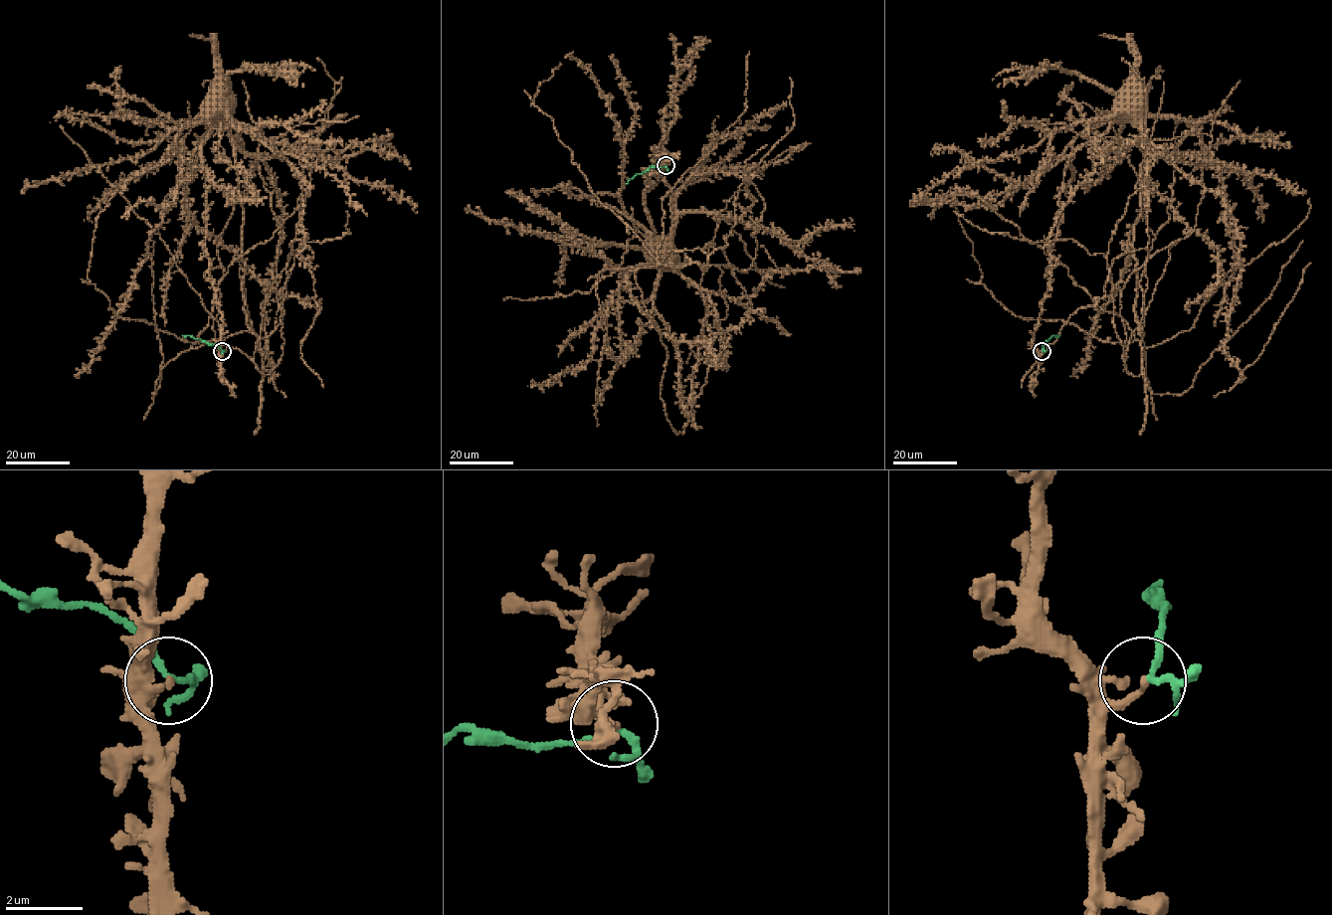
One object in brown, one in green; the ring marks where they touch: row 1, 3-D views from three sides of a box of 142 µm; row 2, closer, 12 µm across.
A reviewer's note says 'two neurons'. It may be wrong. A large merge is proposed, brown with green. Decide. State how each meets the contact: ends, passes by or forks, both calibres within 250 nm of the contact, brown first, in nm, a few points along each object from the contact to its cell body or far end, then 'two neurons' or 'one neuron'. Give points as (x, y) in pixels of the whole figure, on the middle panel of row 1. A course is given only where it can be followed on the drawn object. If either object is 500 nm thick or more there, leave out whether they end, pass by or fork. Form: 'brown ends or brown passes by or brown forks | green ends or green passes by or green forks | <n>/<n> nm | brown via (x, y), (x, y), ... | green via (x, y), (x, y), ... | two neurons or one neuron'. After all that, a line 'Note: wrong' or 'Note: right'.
brown ends | green forks | 170/130 nm | brown via (666, 165), (664, 156), (666, 162), (649, 176), (650, 183), (645, 190), (646, 212), (654, 240), (665, 252) | green via (666, 165), (651, 166), (627, 183) | two neurons
Note: right

